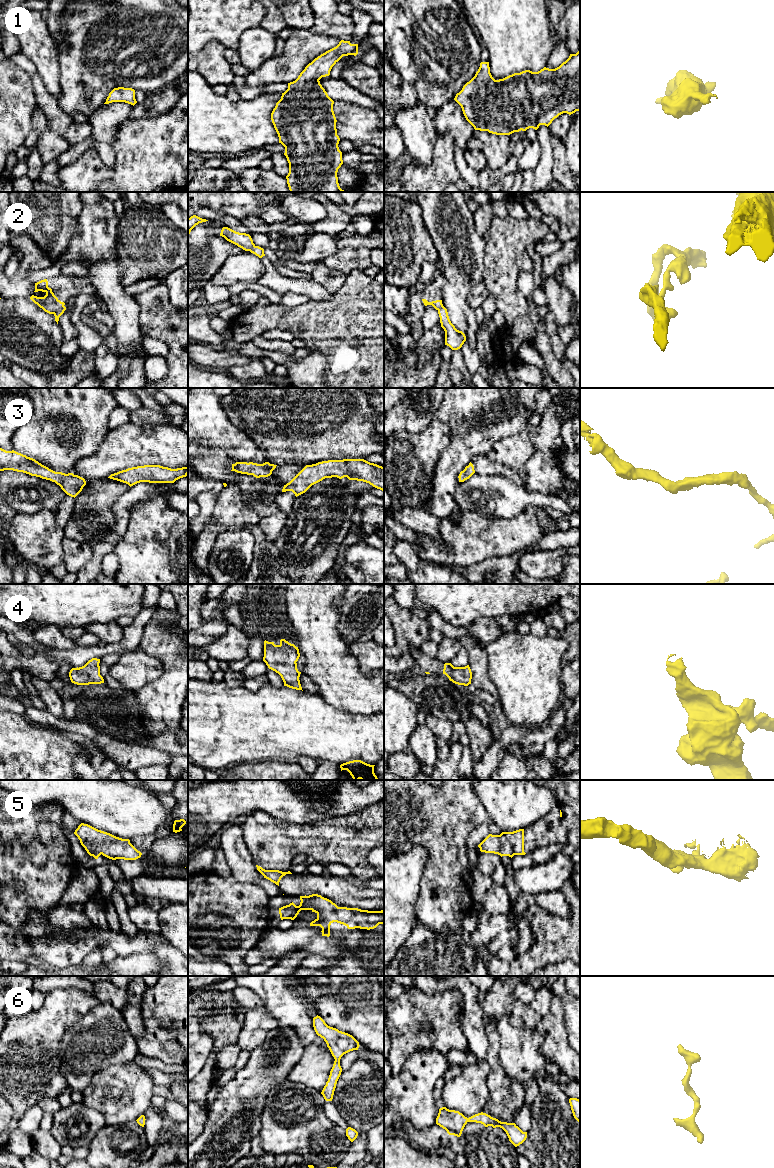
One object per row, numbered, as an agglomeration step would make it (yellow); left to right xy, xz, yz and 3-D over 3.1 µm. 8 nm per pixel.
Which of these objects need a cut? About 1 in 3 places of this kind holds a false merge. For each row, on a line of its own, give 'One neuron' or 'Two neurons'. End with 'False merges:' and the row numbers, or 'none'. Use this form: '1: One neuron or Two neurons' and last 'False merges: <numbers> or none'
1: One neuron
2: Two neurons
3: One neuron
4: One neuron
5: One neuron
6: One neuron
False merges: 2

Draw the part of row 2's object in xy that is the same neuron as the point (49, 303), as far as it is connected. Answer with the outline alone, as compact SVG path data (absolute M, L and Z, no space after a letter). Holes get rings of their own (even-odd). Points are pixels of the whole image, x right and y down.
M47 279L41 280L35 283L35 291L45 292L46 295L44 297L37 297L32 295L30 299L37 304L40 308L42 308L45 312L49 314L54 314L57 310L62 308L65 303L61 302L52 292L52 289L48 287Z

